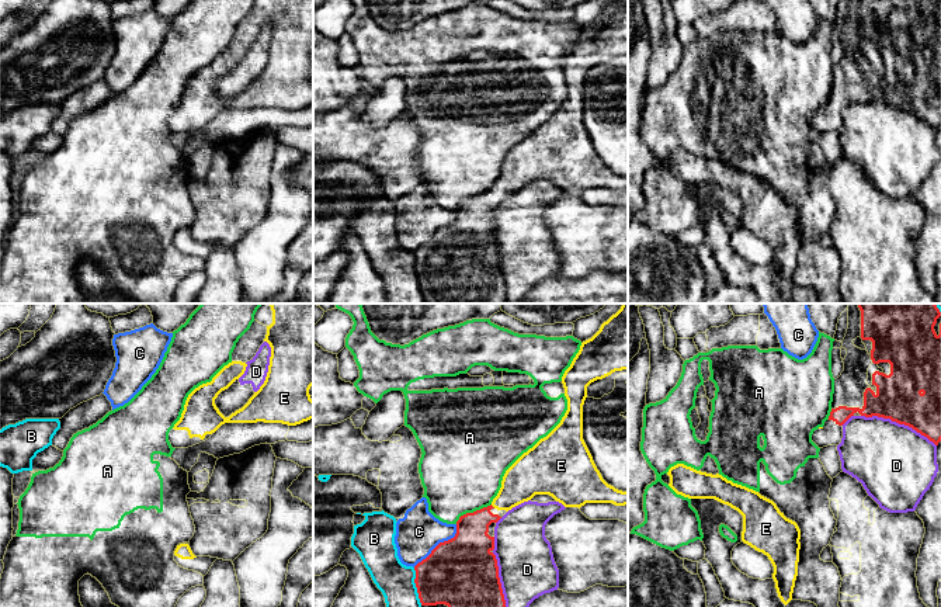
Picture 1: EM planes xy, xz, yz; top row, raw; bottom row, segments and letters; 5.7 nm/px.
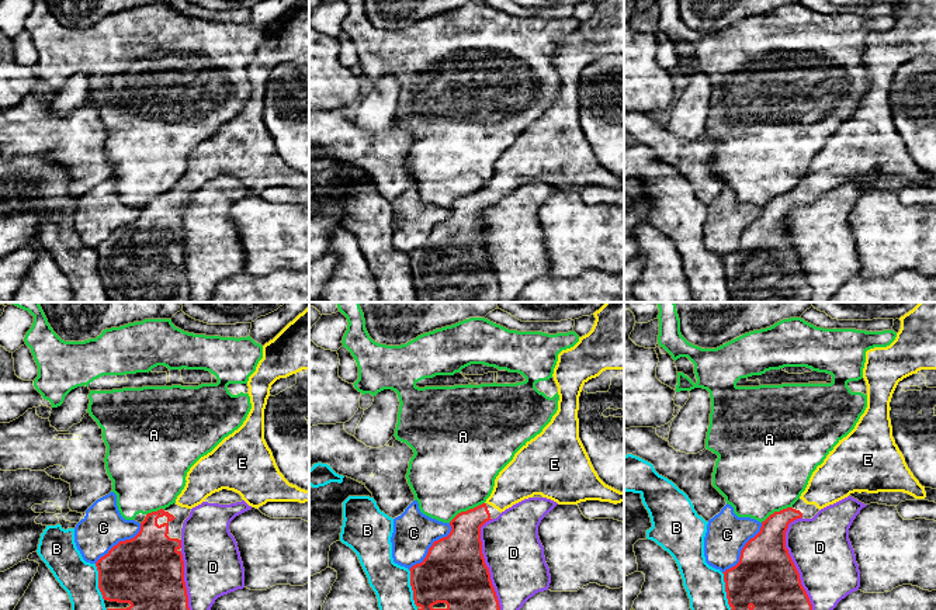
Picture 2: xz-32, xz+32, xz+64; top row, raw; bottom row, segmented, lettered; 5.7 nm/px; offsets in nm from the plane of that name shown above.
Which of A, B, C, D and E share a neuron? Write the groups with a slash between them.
A / B / C / D / E

